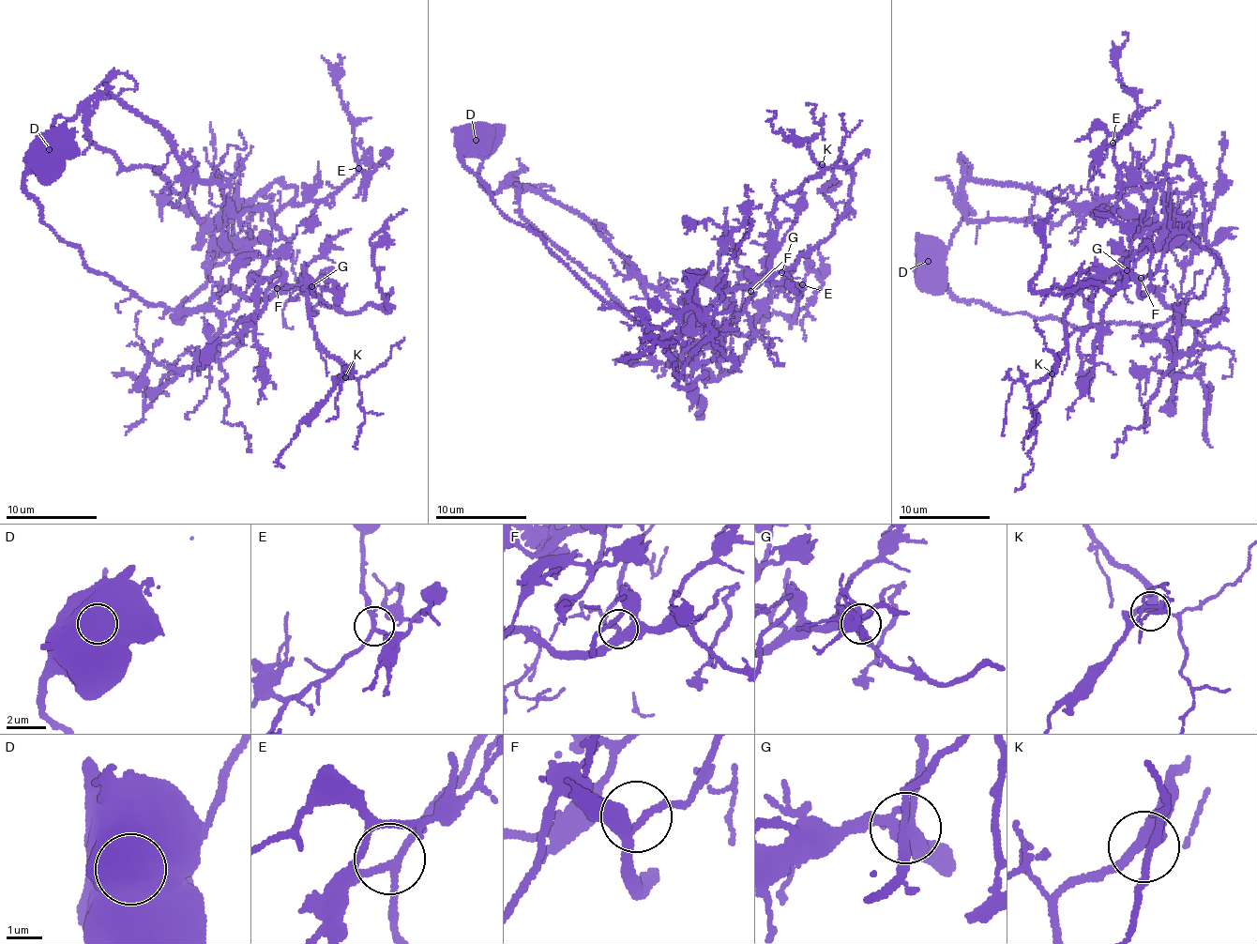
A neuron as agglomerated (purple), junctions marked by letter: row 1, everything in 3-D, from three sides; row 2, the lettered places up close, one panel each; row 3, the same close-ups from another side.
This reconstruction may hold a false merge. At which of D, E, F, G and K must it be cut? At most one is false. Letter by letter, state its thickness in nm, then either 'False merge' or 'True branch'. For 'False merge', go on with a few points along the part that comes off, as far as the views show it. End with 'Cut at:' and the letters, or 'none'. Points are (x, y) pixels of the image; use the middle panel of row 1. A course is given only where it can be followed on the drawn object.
D: Thickness 1350 nm. False merge. Course of the part to remove: (477, 139), (483, 187), (509, 180), (520, 212), (552, 243), (664, 331), (673, 370), (704, 403), (697, 417)
E: Thickness 180 nm. True branch
F: Thickness 240 nm. True branch
G: Thickness 200 nm. True branch
K: Thickness 320 nm. True branch
Cut at: D

